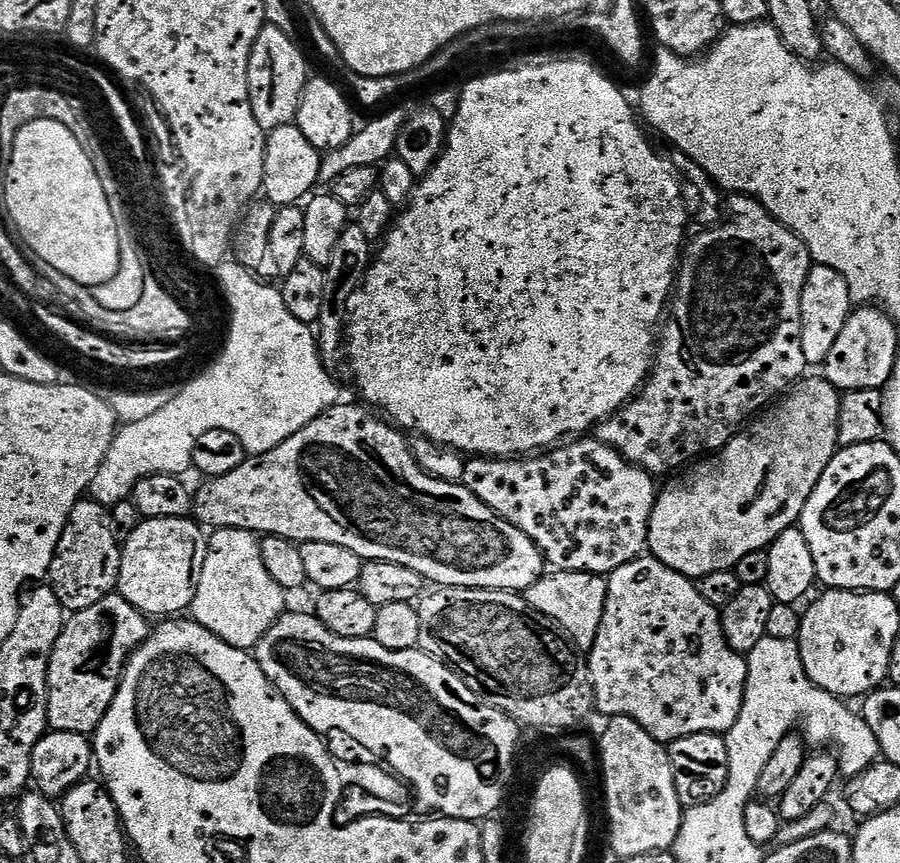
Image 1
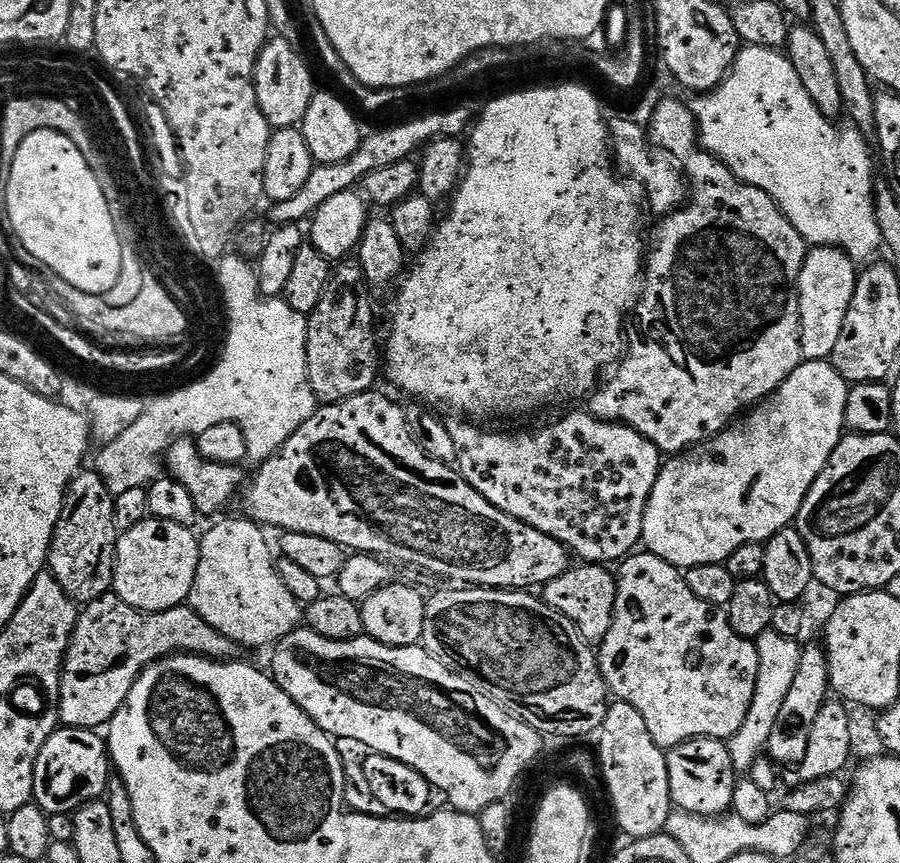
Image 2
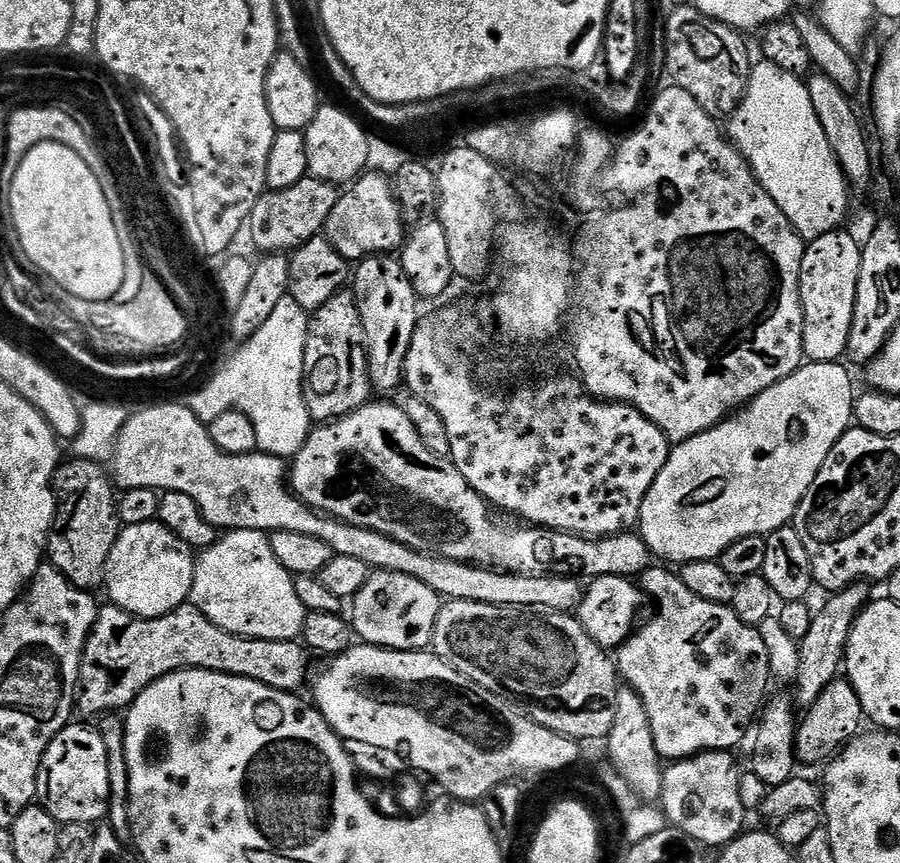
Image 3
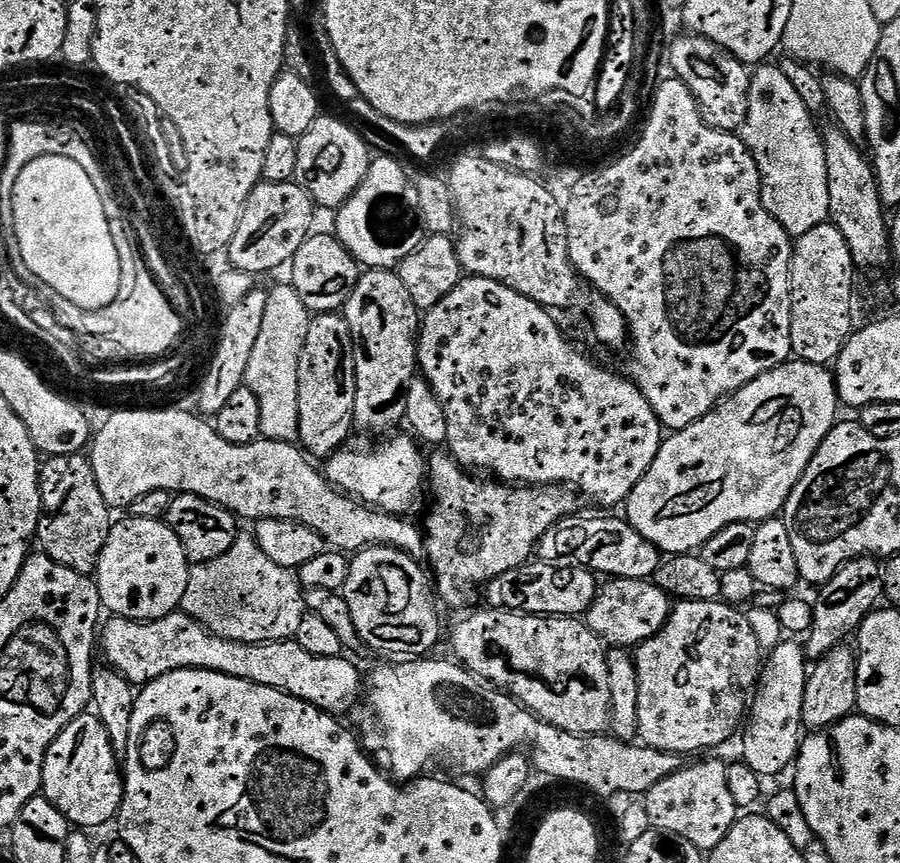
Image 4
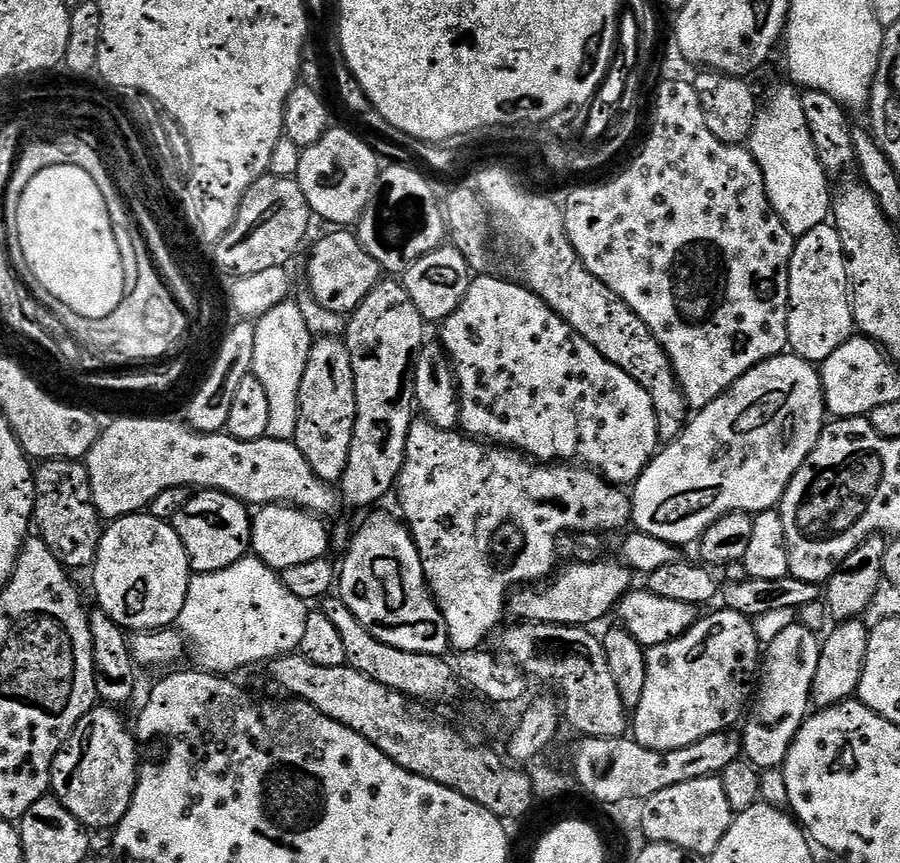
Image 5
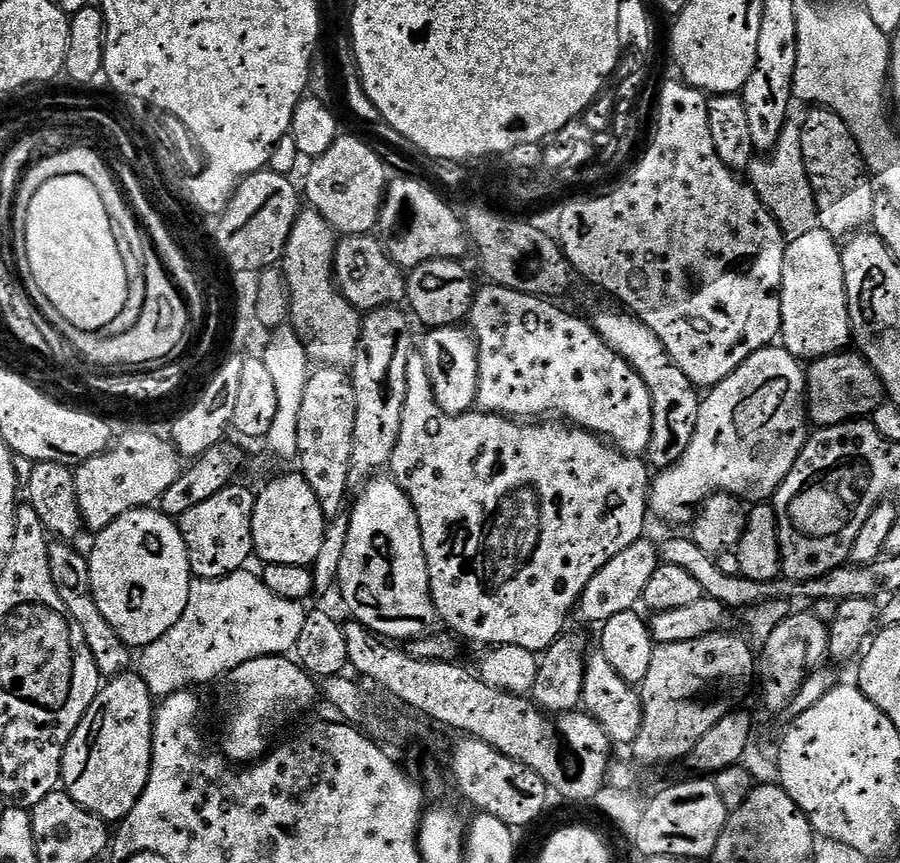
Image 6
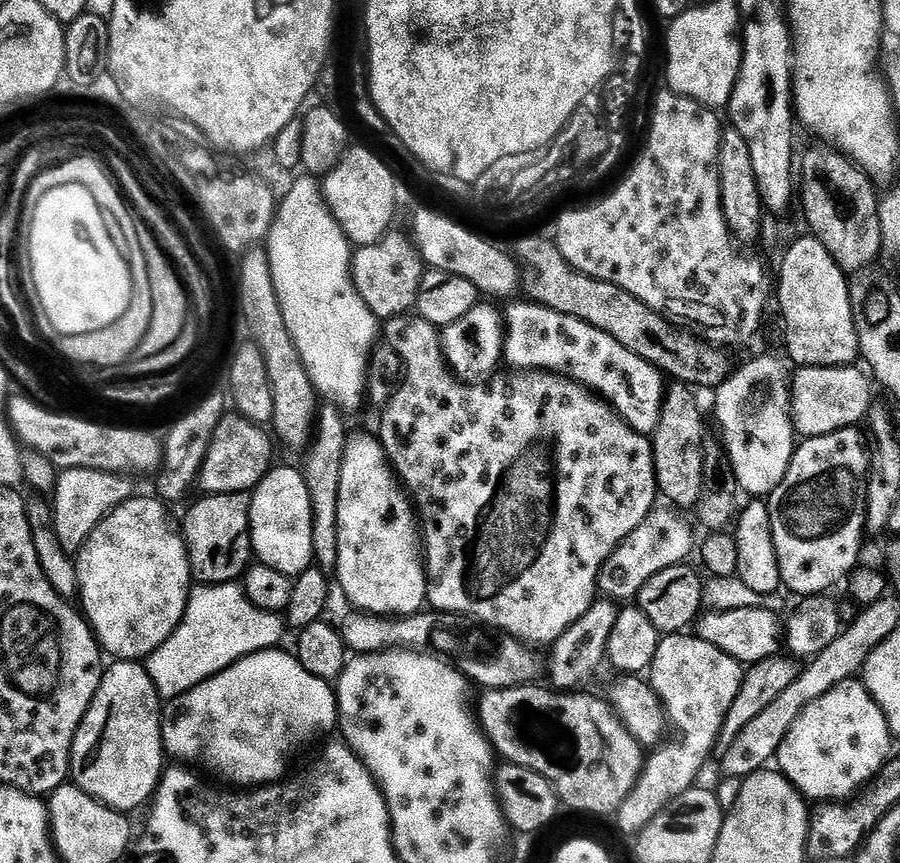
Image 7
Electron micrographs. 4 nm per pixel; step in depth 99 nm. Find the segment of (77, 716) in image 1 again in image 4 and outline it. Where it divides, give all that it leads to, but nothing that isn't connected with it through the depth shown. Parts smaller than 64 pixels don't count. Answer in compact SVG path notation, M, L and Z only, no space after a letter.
M182 610L157 620L127 620L112 616L109 621L102 628L102 652L104 648L108 655L107 663L121 672L133 686L149 684L178 670L201 668L285 692L337 718L343 717L343 712L350 711L360 696L360 672L347 660L347 655L318 658L302 650L295 639L270 644L243 644L226 640L209 632Z

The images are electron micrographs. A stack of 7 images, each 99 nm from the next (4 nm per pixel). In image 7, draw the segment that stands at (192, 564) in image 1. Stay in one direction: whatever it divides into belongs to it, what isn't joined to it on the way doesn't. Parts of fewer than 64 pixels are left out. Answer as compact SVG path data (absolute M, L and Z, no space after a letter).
M133 498L127 500L125 504L118 505L117 508L106 517L99 526L92 531L92 536L88 539L87 546L80 549L75 557L76 573L78 574L78 582L80 583L80 591L78 593L79 603L84 603L82 607L83 615L88 621L88 626L92 630L96 643L100 645L105 653L108 652L120 662L140 662L152 655L154 650L158 650L158 646L162 646L162 642L166 642L166 638L170 638L170 634L179 626L180 619L184 616L184 608L188 604L188 594L193 587L192 567L188 565L188 548L184 545L183 535L179 531L172 529L172 524L168 521L168 512L163 508L165 505L159 499L156 500L139 500Z

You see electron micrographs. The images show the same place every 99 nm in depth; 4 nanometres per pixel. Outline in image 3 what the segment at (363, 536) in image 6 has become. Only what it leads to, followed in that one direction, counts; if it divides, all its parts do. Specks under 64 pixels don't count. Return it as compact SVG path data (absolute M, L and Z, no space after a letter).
M373 571L366 586L362 586L350 601L350 623L363 643L399 652L419 652L432 643L434 622L441 603L441 596L430 590L430 586L418 582L418 578L397 572Z

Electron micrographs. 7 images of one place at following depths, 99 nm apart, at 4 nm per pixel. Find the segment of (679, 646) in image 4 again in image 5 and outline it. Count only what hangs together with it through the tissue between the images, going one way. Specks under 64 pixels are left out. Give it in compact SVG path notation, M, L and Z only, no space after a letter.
M725 607L719 611L709 616L708 613L701 615L688 632L662 646L647 649L646 687L642 689L642 702L638 702L630 720L631 735L643 747L654 751L678 750L698 743L708 735L735 729L741 723L762 663L762 640L760 644L756 628L752 625L755 623L749 617Z

